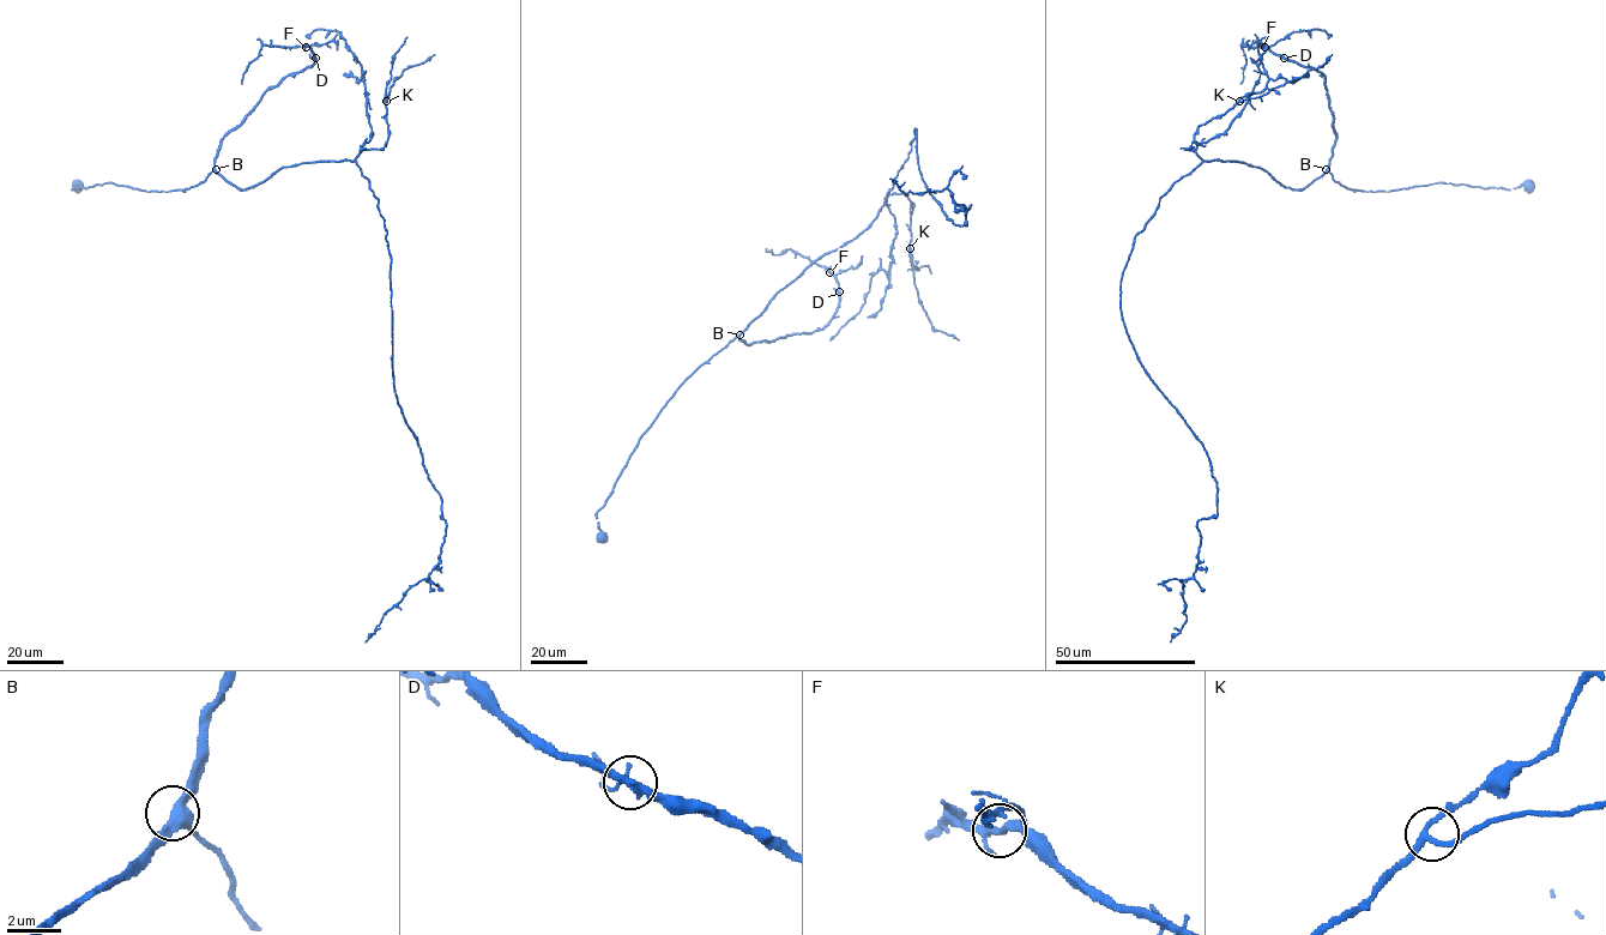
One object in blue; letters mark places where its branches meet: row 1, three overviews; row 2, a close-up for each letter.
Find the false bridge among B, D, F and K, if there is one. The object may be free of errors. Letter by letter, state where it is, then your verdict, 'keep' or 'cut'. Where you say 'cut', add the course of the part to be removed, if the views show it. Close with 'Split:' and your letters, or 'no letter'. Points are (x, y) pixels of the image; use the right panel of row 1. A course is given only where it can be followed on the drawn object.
B: place (1326, 169); keep
D: place (1284, 58); keep
F: place (1265, 47); keep
K: place (1239, 101); keep
Split: no letter

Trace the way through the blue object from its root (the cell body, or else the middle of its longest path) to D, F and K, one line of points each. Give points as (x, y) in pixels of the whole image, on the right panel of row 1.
D: (1529, 186), (1438, 182), (1389, 192), (1341, 186), (1328, 170), (1336, 137), (1324, 77), (1284, 58)
F: (1529, 186), (1438, 182), (1389, 192), (1341, 186), (1328, 170), (1336, 137), (1324, 77), (1265, 47)
K: (1529, 186), (1364, 192), (1326, 170), (1293, 189), (1260, 168), (1185, 149), (1239, 101)

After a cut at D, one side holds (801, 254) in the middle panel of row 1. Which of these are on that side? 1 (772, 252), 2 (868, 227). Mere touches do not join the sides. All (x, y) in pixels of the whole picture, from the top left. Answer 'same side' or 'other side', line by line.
1: same side
2: other side

